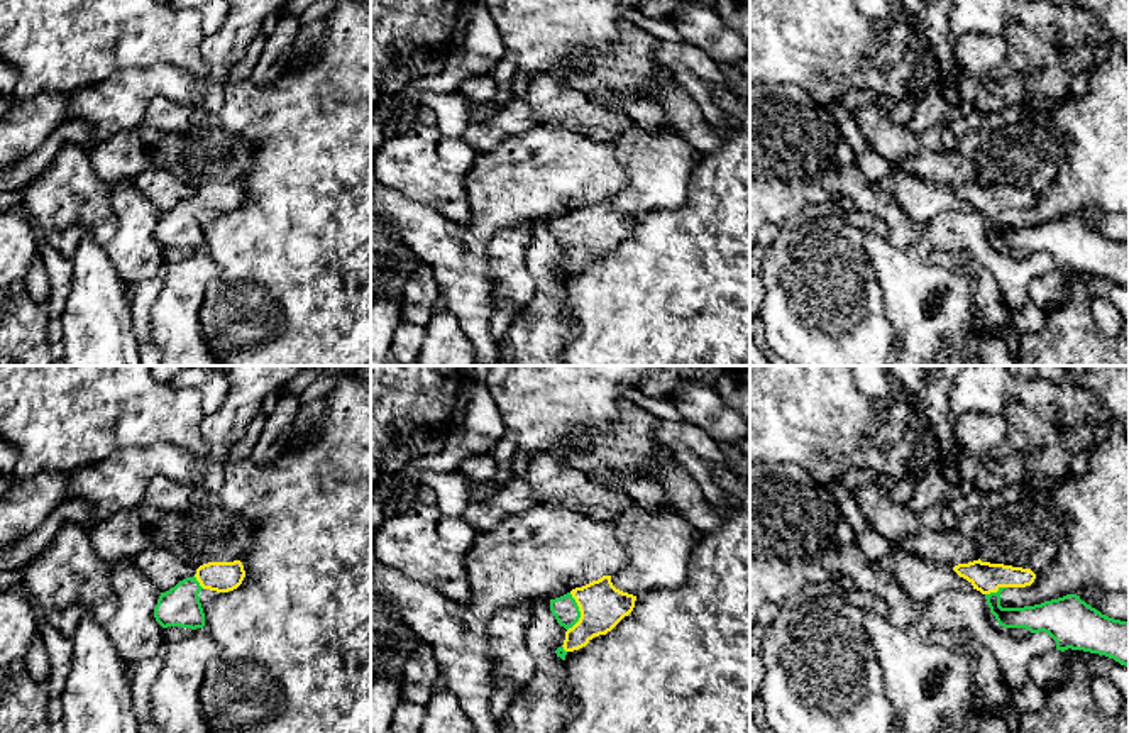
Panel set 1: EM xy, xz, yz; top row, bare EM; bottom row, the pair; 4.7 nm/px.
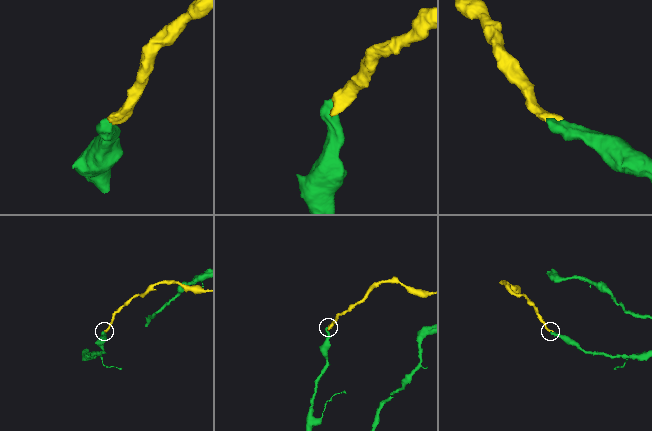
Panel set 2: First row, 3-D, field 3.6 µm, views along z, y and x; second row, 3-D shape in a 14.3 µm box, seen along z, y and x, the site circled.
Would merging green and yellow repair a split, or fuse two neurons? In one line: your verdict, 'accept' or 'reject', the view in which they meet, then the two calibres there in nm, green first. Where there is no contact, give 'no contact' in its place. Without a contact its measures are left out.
accept; contact in xz; calibres 120 and 220 nm

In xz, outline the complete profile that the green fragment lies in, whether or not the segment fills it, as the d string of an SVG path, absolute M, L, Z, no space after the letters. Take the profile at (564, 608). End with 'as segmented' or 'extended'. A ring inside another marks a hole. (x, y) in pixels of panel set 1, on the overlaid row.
M611 576L550 599L550 611L564 626L564 645L555 650L565 660L569 652L586 647L594 637L611 631L635 608L636 596L616 589Z; extended

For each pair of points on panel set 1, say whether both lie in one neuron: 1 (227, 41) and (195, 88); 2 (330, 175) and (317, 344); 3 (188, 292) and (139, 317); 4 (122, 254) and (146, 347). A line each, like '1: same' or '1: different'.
1: same
2: same
3: different
4: same

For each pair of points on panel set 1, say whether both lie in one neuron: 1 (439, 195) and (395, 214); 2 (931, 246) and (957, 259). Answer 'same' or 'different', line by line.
1: different
2: different

